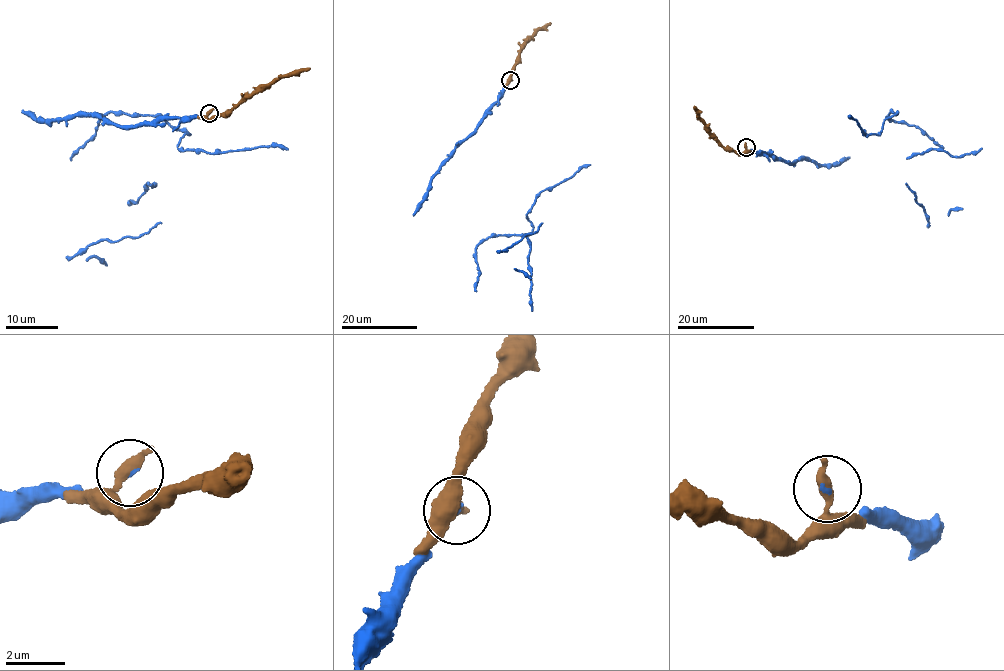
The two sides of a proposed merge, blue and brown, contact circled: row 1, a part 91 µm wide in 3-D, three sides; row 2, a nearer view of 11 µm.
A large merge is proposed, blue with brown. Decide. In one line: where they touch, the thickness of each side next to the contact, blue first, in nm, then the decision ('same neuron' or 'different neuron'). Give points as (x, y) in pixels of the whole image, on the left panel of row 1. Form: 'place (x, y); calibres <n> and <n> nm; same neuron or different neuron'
place (209, 113); calibres 70 and 440 nm; same neuron

